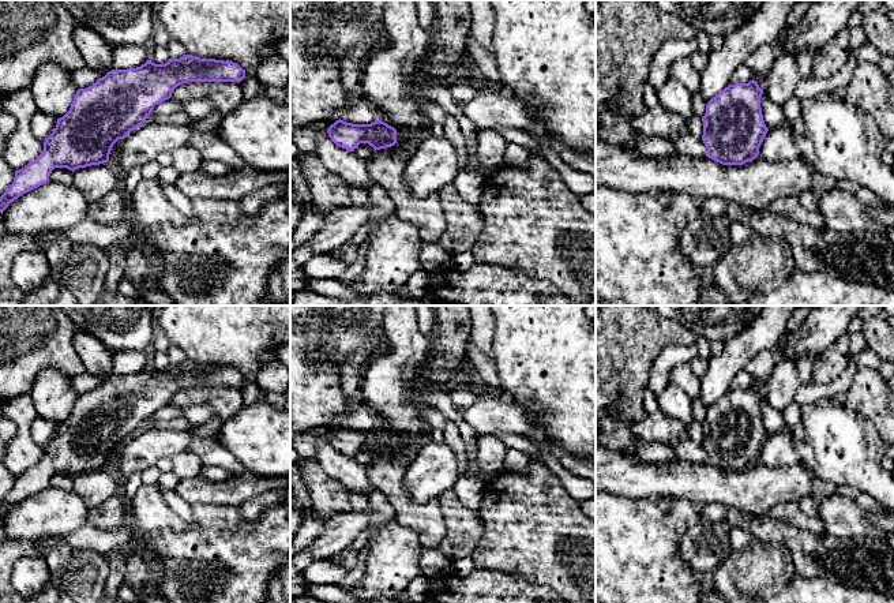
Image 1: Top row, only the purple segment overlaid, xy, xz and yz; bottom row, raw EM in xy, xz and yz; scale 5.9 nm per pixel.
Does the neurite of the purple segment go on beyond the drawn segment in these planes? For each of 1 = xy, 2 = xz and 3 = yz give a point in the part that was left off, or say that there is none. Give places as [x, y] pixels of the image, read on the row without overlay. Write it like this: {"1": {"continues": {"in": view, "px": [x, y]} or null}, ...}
{"1": {"continues": null}, "2": {"continues": null}, "3": {"continues": null}}

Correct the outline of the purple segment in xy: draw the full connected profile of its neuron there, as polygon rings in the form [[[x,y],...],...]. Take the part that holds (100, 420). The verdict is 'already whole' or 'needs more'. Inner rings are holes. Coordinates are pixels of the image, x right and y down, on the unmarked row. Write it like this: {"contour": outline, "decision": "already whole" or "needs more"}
{"contour": [[[184,360],[165,370],[147,366],[136,374],[112,375],[86,394],[79,394],[70,416],[57,424],[56,434],[44,447],[42,458],[25,473],[15,476],[10,494],[0,502],[0,518],[23,499],[46,490],[55,473],[75,476],[109,467],[113,450],[124,445],[151,420],[155,411],[172,402],[173,396],[188,387],[241,387],[245,375],[233,367]]], "decision": "already whole"}

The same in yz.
{"contour": [[[756,386],[725,393],[706,411],[702,446],[707,462],[722,471],[743,471],[759,460],[769,437]]], "decision": "already whole"}

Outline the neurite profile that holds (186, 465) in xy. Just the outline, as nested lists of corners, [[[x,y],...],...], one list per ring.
[[[184,450],[172,457],[173,461],[173,473],[180,479],[192,479],[198,477],[202,469],[202,462],[198,456],[189,450]]]

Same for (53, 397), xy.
[[[53,368],[41,370],[37,374],[30,390],[37,415],[56,424],[63,423],[70,416],[79,396],[72,389],[70,379],[71,377]]]

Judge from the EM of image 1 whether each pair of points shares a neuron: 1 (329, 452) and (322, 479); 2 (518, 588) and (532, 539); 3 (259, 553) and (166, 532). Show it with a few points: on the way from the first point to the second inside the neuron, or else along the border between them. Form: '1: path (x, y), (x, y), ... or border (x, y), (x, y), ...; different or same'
1: border (315, 459), (348, 491); different
2: border (489, 569), (514, 573), (551, 588); different
3: path (236, 553), (190, 553); same

